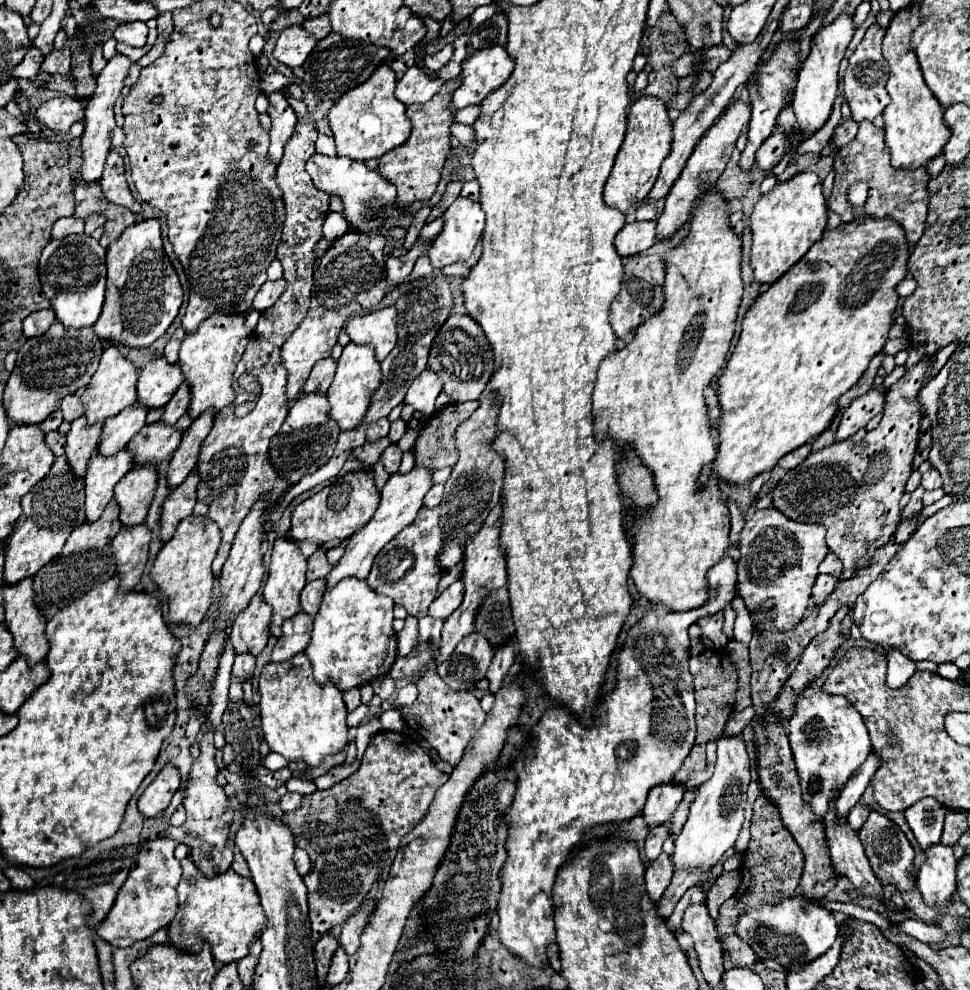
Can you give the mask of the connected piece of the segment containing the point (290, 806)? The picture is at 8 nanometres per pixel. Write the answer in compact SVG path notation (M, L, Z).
M287 792L283 798L281 798L281 808L283 808L283 812L293 812L293 810L297 810L299 806L301 806L301 794L291 794L291 792Z

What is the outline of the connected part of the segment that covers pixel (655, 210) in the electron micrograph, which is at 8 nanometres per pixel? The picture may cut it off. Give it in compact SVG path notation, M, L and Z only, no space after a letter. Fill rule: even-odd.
M663 200L657 204L643 204L637 208L637 220L657 220L663 214Z

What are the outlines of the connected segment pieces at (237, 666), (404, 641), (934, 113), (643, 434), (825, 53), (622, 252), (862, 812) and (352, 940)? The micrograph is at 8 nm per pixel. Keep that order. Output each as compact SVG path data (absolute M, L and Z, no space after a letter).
M239 654L239 656L235 656L233 676L237 678L239 684L243 684L245 680L251 680L253 672L255 672L255 656L253 654Z
M413 616L405 618L405 628L397 634L397 654L399 656L409 656L411 648L415 648L415 640L419 640L417 622L419 620Z
M915 2L893 14L883 40L883 56L891 68L887 82L891 102L883 110L885 144L891 150L891 164L899 170L915 170L933 160L937 154L941 154L951 134L945 126L943 108L939 100L933 96L933 92L927 88L917 56L911 48L911 32L915 32L915 26L919 24L923 24L923 16L919 12L919 4Z
M709 188L697 202L691 214L691 232L689 236L681 242L681 246L677 246L675 250L667 252L667 260L665 260L665 270L667 270L667 278L665 278L665 304L661 308L661 312L657 312L655 316L651 316L645 324L641 324L635 332L635 338L625 344L623 350L613 352L607 360L603 360L599 374L597 374L597 382L595 382L595 392L593 392L593 420L595 420L595 438L597 442L603 440L613 440L615 446L619 448L631 448L637 452L639 460L643 466L647 466L653 474L655 480L655 490L657 490L657 504L655 508L651 508L651 512L647 512L647 516L639 516L639 520L627 520L627 534L631 538L633 544L633 566L631 566L631 578L635 580L635 586L639 590L641 596L645 596L649 602L653 604L665 604L677 612L681 610L691 610L691 608L699 608L705 604L707 600L707 580L705 574L707 570L717 564L729 550L729 510L725 506L725 502L721 500L721 492L719 486L715 484L715 480L711 480L711 484L707 484L707 488L699 490L699 472L711 464L711 460L715 460L715 442L711 438L711 422L709 422L709 414L707 414L707 402L705 402L705 394L703 390L713 382L713 378L717 376L717 372L721 370L721 366L725 364L725 356L729 352L733 334L735 334L735 320L737 320L737 310L741 304L741 294L743 294L743 280L741 280L741 240L735 236L733 228L729 228L729 214L727 214L727 202L721 198L721 194L717 194L713 188Z
M845 12L843 16L837 16L831 24L821 26L811 40L811 54L803 62L803 68L799 72L797 86L795 86L795 96L793 96L793 110L797 116L797 124L805 136L811 136L813 132L817 132L827 122L833 110L833 102L837 96L837 84L839 84L839 64L845 56L845 50L853 34L855 34L853 14L847 16Z
M633 222L615 236L615 248L619 256L635 256L649 250L655 244L655 222Z
M859 802L859 804L855 804L855 808L851 808L851 814L847 816L847 822L851 824L851 828L859 830L863 826L863 822L867 820L867 816L869 816L869 808L863 802Z
M365 902L361 904L359 912L353 914L345 924L343 924L343 932L341 932L341 946L345 948L345 952L349 956L355 954L355 950L359 948L359 938L363 934L363 928L367 926L367 920L371 920L371 912L375 912L375 902Z

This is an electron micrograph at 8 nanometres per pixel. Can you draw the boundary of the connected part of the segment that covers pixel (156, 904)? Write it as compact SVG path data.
M157 836L153 840L145 840L137 866L131 870L127 882L119 890L115 906L111 908L107 918L95 928L99 938L109 942L113 948L127 948L137 940L151 938L157 930L171 924L179 908L175 886L181 880L181 864L173 856L173 850L175 842L169 838Z

